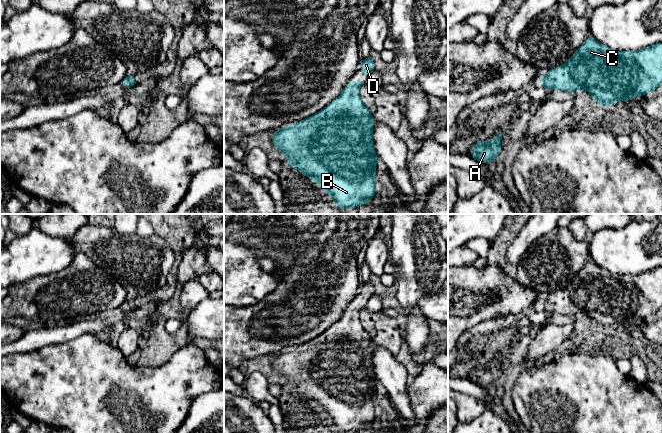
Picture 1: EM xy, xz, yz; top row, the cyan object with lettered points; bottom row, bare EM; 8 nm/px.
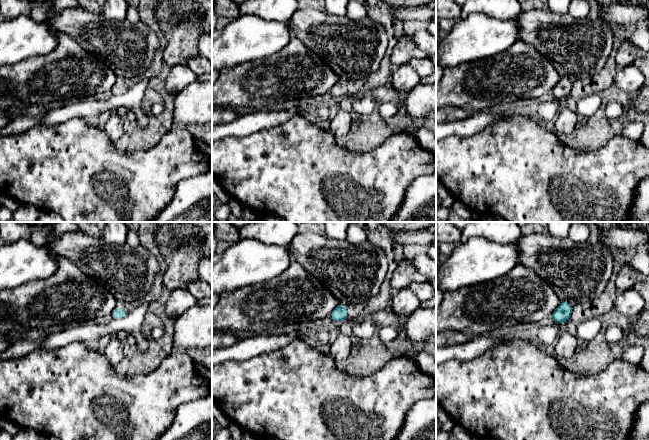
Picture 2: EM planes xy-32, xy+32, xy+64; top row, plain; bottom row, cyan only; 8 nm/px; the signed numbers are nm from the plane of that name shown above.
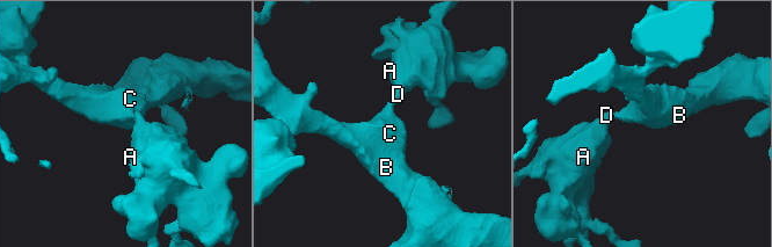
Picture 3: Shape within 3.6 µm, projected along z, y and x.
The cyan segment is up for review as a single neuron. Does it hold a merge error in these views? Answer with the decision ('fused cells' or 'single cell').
single cell

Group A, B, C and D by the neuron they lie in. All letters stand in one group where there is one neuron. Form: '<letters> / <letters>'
A B C D

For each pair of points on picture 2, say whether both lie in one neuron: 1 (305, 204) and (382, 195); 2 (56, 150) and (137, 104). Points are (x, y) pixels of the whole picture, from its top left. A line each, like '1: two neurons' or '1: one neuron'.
1: one neuron
2: two neurons

